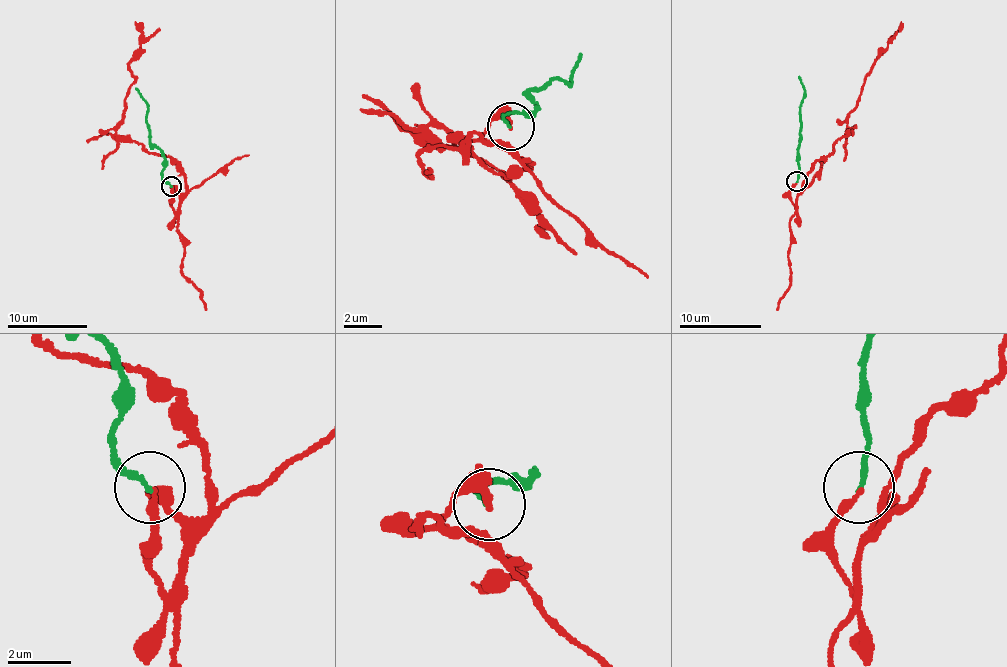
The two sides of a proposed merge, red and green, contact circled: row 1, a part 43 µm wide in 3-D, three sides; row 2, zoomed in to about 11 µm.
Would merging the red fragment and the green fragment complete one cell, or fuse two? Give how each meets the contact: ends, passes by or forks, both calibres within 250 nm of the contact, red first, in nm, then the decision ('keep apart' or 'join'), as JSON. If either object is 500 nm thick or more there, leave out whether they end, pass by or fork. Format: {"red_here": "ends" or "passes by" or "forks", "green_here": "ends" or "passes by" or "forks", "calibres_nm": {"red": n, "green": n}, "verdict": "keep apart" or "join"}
{"red_here": "passes by", "green_here": "ends", "calibres_nm": {"red": 150, "green": 160}, "verdict": "keep apart"}

